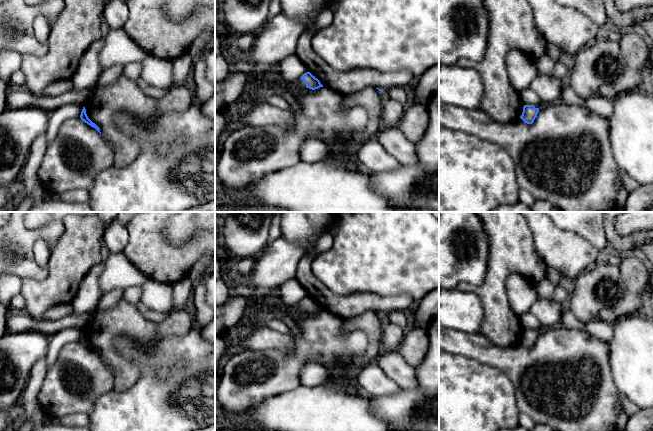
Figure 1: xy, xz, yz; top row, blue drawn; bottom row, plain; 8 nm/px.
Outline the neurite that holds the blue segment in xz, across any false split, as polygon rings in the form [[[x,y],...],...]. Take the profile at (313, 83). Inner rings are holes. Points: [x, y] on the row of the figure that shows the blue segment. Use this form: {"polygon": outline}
{"polygon": [[[306,72],[299,79],[294,81],[279,80],[272,83],[263,82],[249,89],[238,101],[248,108],[254,104],[267,102],[267,99],[271,96],[280,96],[282,91],[287,91],[295,95],[303,88],[315,90],[320,87],[323,87],[320,81],[310,72]]]}

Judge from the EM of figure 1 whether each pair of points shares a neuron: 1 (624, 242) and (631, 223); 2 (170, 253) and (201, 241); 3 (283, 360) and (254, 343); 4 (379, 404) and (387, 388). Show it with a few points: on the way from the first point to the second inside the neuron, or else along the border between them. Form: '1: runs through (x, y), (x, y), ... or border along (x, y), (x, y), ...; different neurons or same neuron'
1: border along (615, 222), (615, 230), (619, 234), (632, 235); different neurons
2: runs through (178, 253), (189, 253), (193, 249); same neuron
3: border along (245, 349), (290, 350); different neurons
4: border along (401, 389), (382, 395), (368, 395); different neurons

